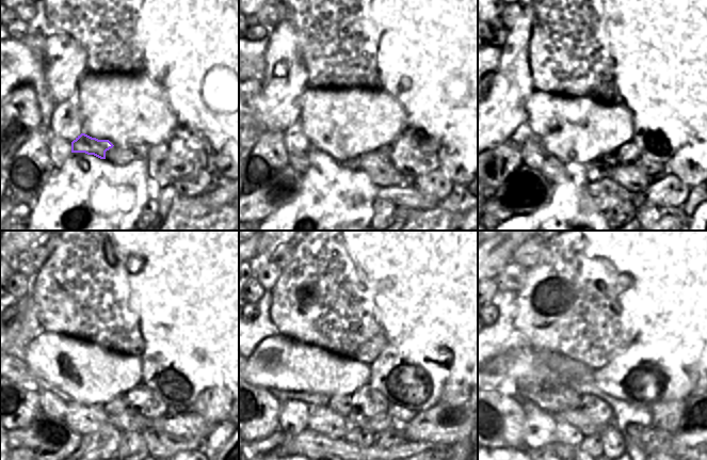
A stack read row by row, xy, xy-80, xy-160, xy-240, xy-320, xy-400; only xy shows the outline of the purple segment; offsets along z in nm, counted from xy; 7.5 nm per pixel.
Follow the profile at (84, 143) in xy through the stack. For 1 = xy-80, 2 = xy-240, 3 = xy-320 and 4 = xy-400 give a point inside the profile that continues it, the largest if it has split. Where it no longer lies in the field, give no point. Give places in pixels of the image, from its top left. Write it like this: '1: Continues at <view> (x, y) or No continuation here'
1: Continues at xy-80 (350, 163)
2: Continues at xy-240 (129, 421)
3: Continues at xy-320 (383, 422)
4: Continues at xy-400 (635, 431)

